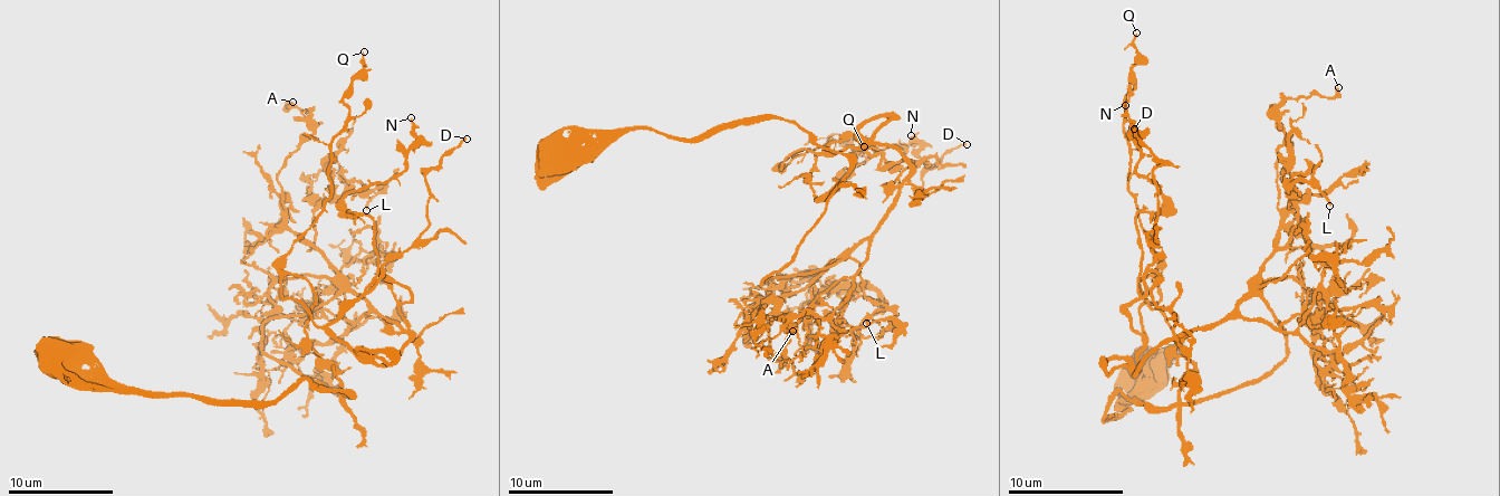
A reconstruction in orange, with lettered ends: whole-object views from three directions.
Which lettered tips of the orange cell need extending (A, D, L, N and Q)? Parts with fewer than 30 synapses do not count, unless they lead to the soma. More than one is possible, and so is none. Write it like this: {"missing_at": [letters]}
{"missing_at": []}

